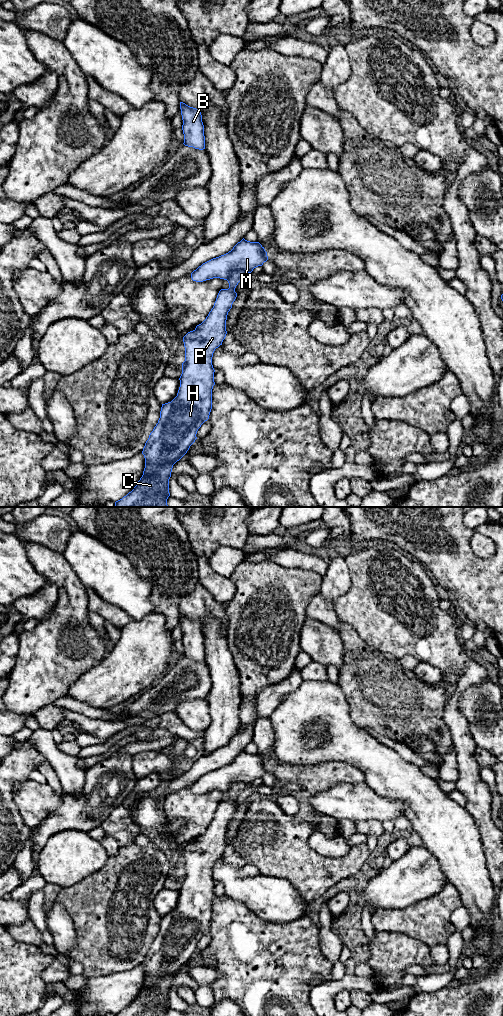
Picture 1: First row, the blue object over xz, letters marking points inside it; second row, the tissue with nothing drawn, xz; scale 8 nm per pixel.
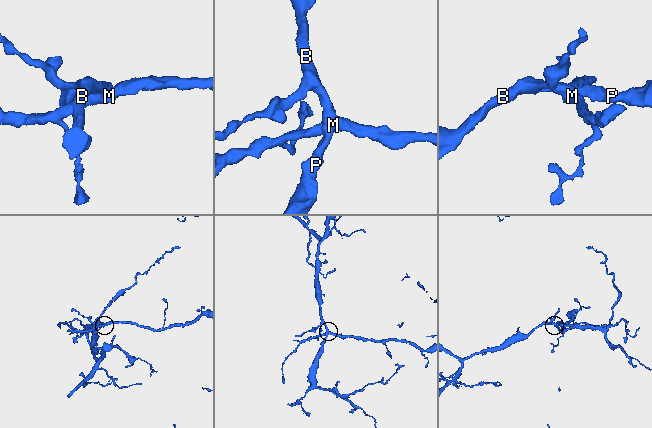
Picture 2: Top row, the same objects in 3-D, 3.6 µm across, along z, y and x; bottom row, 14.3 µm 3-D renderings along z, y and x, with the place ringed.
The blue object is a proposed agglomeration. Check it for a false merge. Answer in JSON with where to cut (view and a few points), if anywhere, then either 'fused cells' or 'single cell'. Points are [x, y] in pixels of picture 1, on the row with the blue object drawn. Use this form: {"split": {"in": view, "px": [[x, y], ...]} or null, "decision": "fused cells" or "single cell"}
{"split": {"in": "xz", "px": [[247, 272], [232, 270], [226, 279]]}, "decision": "fused cells"}

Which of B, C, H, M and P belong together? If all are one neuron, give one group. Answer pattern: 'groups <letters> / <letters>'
groups B C H P / M

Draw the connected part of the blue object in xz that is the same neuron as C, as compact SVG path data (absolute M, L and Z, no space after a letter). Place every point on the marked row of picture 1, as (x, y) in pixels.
M243 270L231 271L227 278L229 288L219 291L206 319L183 337L185 361L182 363L177 396L171 402L162 404L158 423L150 433L142 451L145 458L143 475L131 492L115 502L115 507L168 507L169 479L173 465L187 453L197 439L198 429L209 419L212 409L212 389L215 385L213 353L226 337L227 315L237 297L235 288L247 274Z

